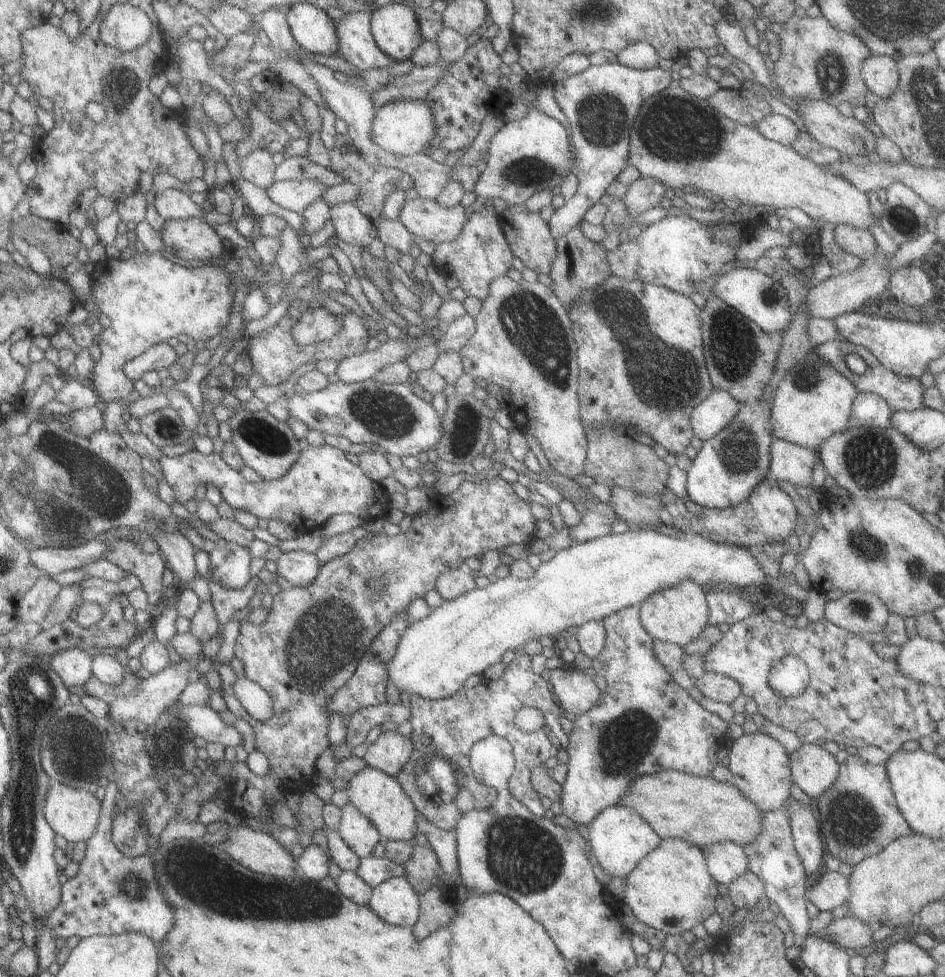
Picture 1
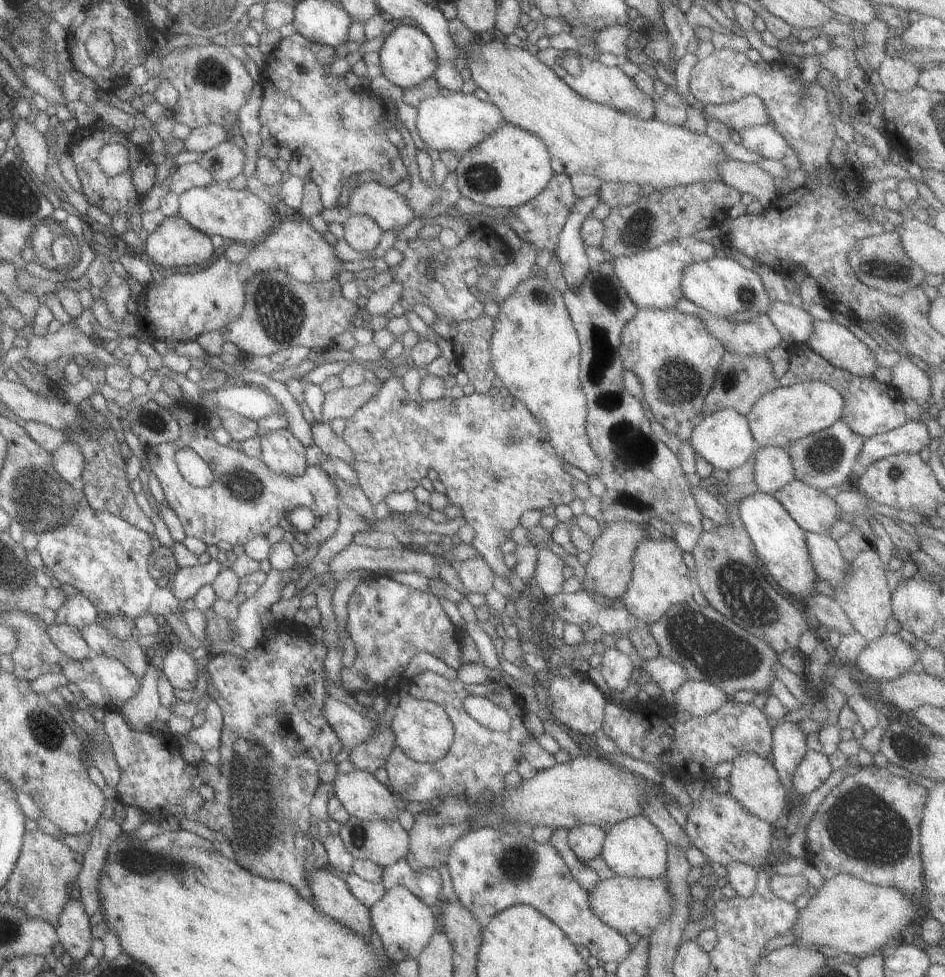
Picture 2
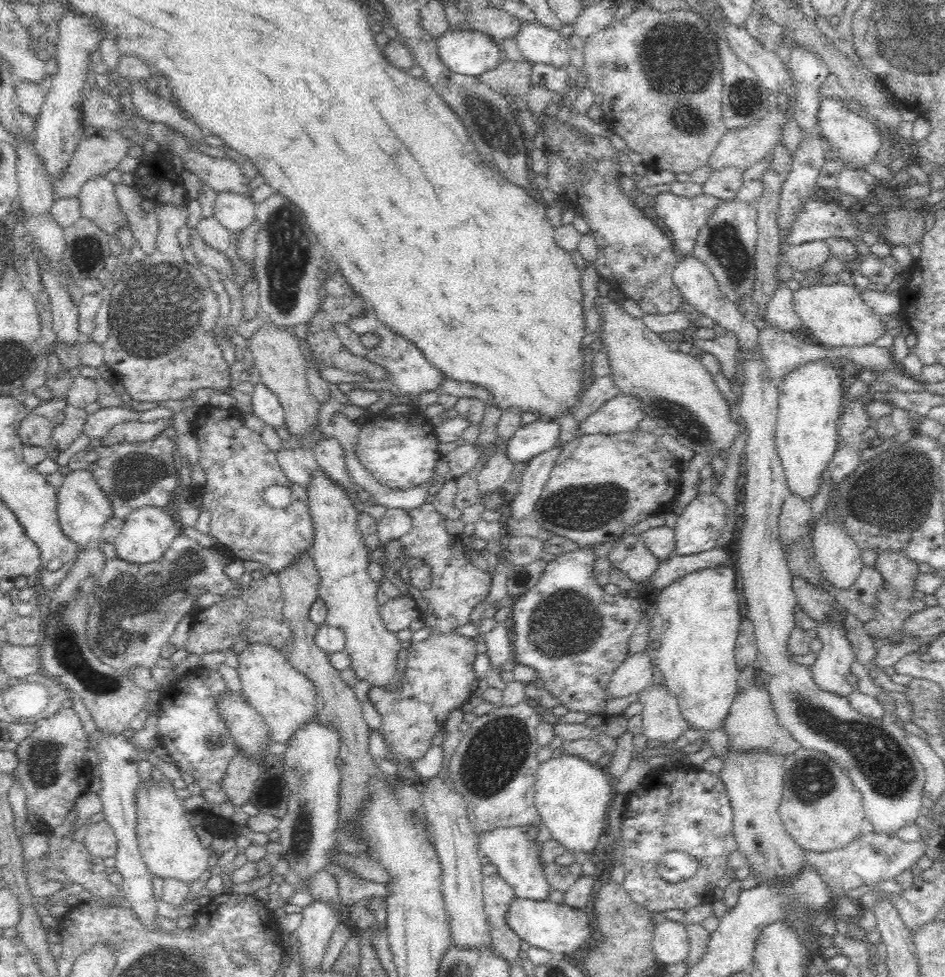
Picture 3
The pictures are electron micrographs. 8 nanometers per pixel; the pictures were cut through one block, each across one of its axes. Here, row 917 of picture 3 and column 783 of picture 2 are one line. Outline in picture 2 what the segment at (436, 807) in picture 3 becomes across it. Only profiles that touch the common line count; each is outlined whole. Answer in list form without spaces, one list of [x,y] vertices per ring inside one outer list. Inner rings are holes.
[[[758,447],[754,454],[754,484],[758,492],[771,494],[796,479],[786,448]]]

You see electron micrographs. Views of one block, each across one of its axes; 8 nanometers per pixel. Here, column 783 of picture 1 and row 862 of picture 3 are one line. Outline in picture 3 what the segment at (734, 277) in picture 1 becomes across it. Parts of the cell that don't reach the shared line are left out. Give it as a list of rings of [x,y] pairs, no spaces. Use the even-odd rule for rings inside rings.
[[[314,718],[292,734],[286,747],[282,756],[282,776],[290,798],[287,813],[282,816],[277,832],[280,835],[281,856],[288,862],[291,871],[302,880],[302,888],[294,890],[289,903],[304,909],[313,902],[306,887],[308,878],[330,864],[328,856],[330,850],[335,848],[340,810],[341,775],[336,766],[336,760],[340,757],[340,739],[333,726],[326,726]]]

